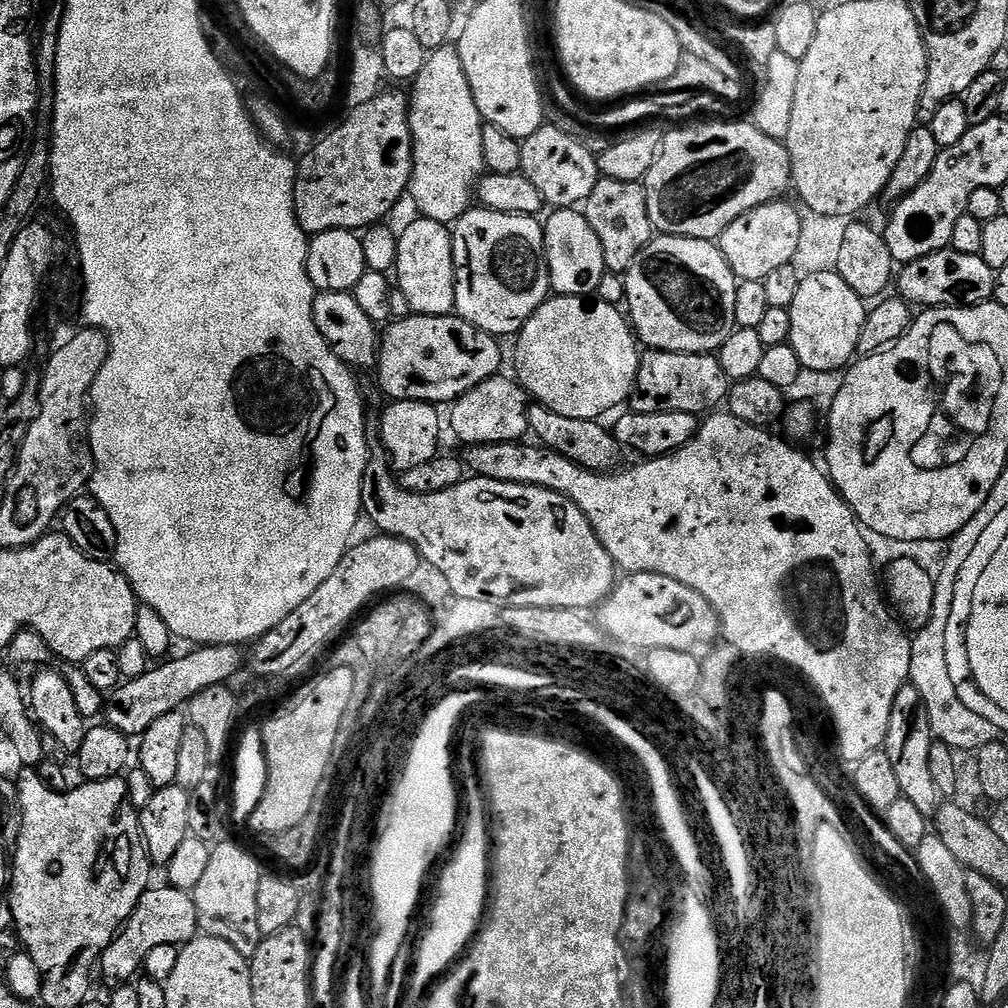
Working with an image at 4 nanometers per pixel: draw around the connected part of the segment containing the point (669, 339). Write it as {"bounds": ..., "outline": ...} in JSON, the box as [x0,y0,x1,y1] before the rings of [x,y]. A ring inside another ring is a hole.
{"bounds":[623,235,738,354],"outline":[[[657,235],[638,254],[623,278],[626,316],[637,341],[645,349],[716,354],[722,342],[737,329],[734,294],[738,281],[719,243]]]}

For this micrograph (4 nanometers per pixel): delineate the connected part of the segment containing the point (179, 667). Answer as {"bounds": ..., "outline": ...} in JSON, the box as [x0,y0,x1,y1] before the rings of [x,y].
{"bounds":[103,644,246,738],"outline":[[[210,644],[196,646],[188,651],[192,652],[185,656],[173,655],[149,667],[148,671],[138,678],[124,680],[120,687],[107,693],[103,723],[117,728],[123,736],[139,738],[146,730],[150,730],[150,722],[158,722],[162,714],[183,709],[188,701],[194,698],[194,694],[210,686],[228,684],[231,676],[238,675],[240,667],[243,664],[245,667],[246,664],[245,649],[238,644]]]}

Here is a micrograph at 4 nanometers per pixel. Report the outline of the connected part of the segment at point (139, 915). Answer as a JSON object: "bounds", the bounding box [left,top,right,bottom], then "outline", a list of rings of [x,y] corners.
{"bounds":[98,886,200,982],"outline":[[[171,886],[164,888],[149,887],[142,894],[134,914],[130,914],[124,927],[117,932],[116,937],[106,946],[106,950],[98,961],[98,972],[112,982],[128,982],[133,979],[135,972],[139,973],[146,962],[146,954],[155,950],[157,946],[170,946],[171,944],[183,946],[198,935],[200,923],[198,910],[194,906],[191,895]]]}

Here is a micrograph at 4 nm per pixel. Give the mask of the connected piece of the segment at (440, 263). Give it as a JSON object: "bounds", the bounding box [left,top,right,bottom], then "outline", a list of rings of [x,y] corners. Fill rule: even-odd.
{"bounds":[394,218,456,316],"outline":[[[416,218],[398,236],[398,258],[394,269],[395,283],[406,294],[413,313],[418,316],[450,316],[456,306],[456,267],[452,253],[449,225]]]}

